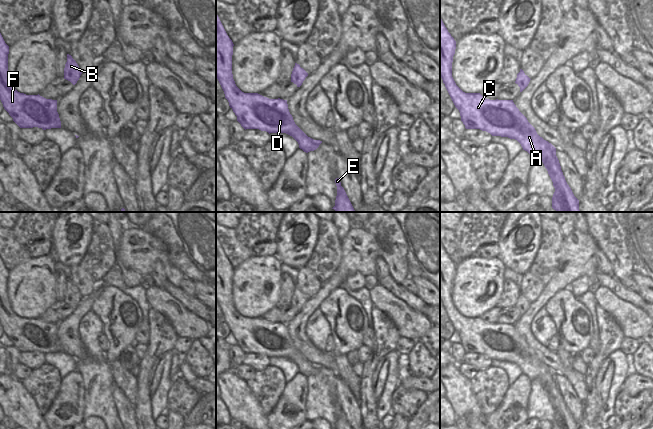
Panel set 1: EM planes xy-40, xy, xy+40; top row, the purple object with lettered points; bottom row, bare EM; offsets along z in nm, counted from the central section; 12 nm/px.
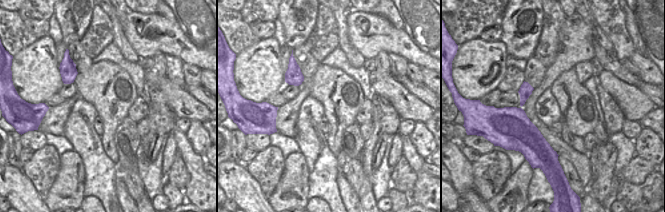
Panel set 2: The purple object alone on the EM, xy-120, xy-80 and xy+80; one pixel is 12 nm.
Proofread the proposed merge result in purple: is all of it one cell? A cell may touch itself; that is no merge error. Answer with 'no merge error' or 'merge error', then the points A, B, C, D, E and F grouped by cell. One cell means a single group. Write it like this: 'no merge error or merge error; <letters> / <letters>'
merge error; A C D E F / B

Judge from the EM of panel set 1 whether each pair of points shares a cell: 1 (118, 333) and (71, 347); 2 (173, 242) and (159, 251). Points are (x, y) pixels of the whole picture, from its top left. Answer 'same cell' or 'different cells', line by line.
1: different cells
2: different cells

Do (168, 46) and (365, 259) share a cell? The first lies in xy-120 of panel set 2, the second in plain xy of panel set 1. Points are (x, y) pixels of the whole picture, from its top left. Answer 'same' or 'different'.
same

